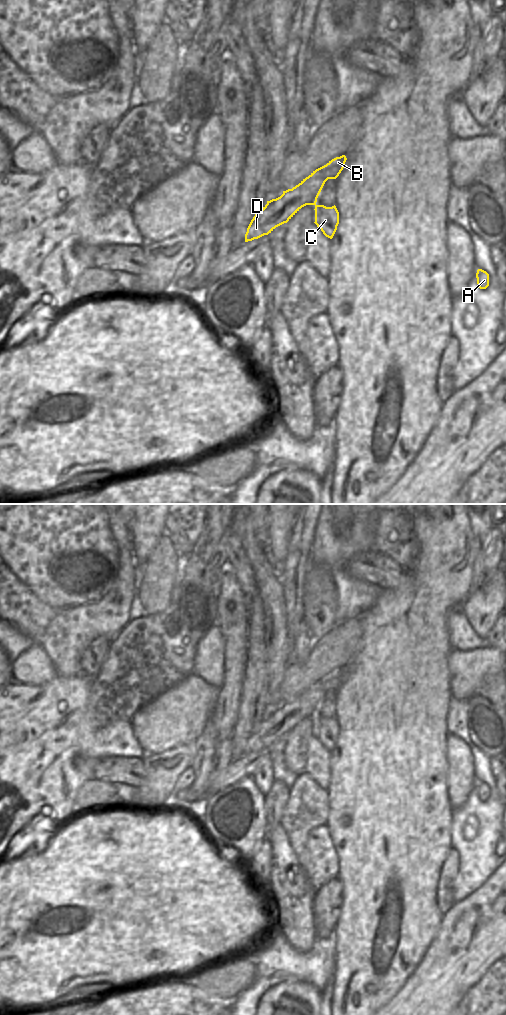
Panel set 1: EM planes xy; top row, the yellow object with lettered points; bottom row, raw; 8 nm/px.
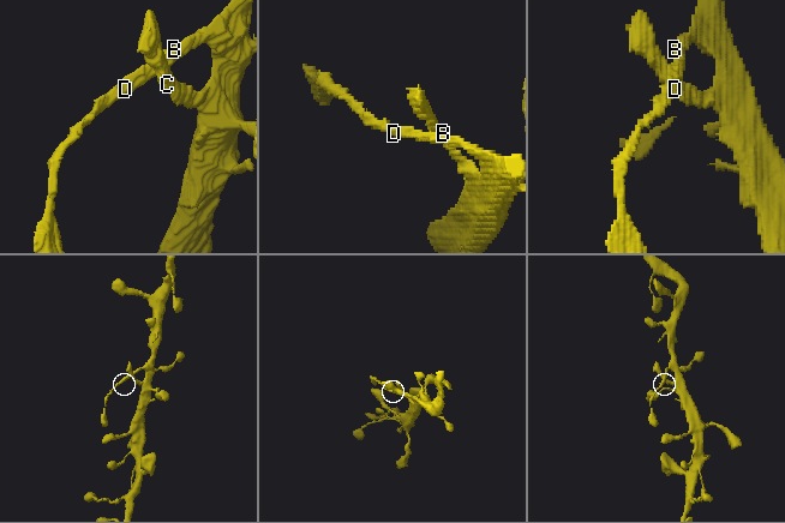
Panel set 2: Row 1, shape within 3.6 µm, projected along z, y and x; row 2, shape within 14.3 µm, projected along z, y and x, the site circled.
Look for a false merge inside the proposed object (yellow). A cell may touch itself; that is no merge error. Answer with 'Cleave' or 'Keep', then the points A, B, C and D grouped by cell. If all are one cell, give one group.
Keep. Groups: A B C D

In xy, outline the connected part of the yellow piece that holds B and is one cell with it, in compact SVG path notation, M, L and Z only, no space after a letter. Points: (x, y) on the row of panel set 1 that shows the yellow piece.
M345 155L336 157L313 171L292 189L270 201L251 220L245 234L245 242L271 233L276 227L287 223L302 207L315 206L315 224L323 234L332 239L339 224L336 206L317 205L317 198L328 179L336 179L345 166Z

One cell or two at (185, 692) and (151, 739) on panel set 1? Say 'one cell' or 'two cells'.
one cell

